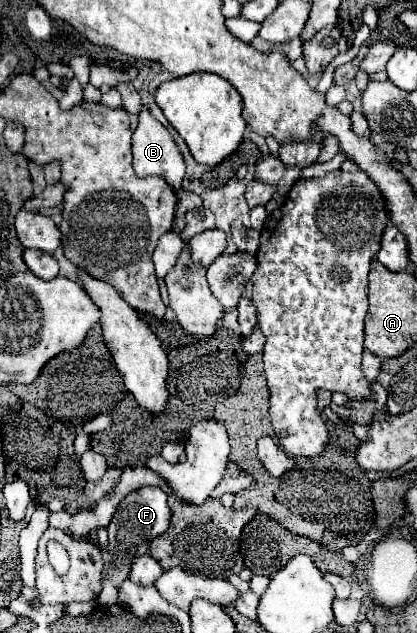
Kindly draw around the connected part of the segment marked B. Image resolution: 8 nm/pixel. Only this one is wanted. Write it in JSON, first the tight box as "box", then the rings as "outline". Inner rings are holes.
{"box":[133,108,185,190],"outline":[[[147,108],[141,110],[139,114],[139,124],[133,132],[133,168],[137,176],[163,176],[175,190],[181,188],[181,180],[185,176],[185,162],[183,156],[175,144],[175,140],[171,138],[171,134],[165,130],[165,126],[161,122],[157,122]]]}

